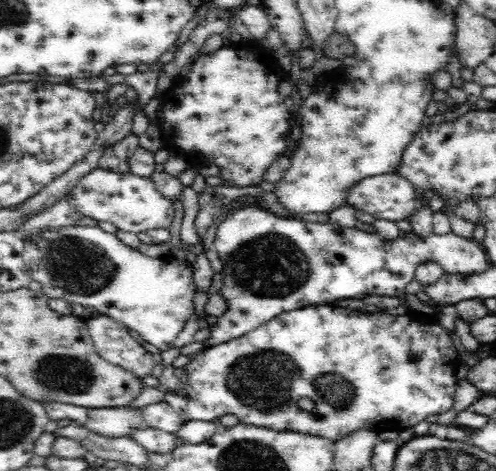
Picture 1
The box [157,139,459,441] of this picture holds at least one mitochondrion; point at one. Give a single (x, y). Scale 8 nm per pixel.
(260, 380)

